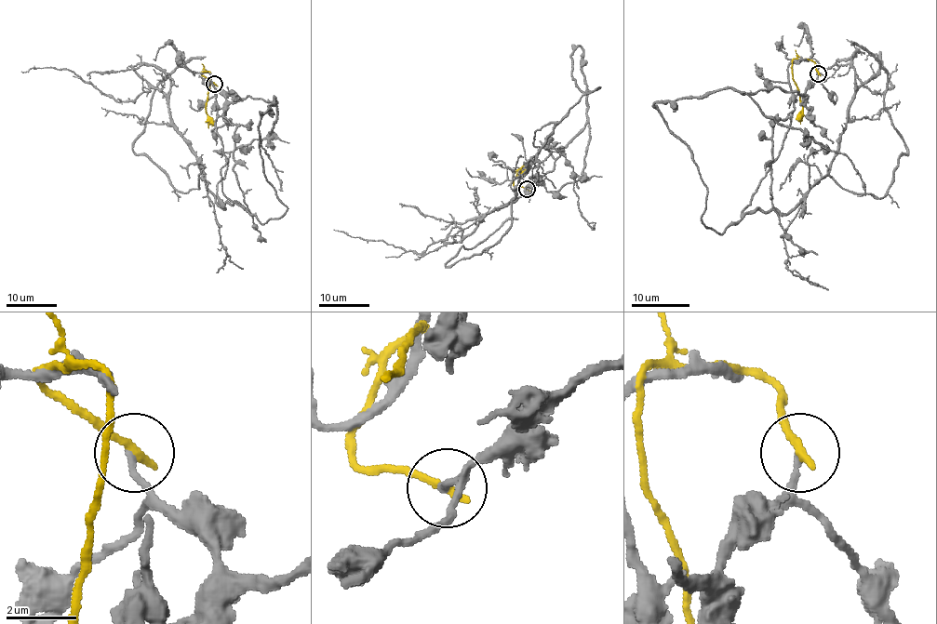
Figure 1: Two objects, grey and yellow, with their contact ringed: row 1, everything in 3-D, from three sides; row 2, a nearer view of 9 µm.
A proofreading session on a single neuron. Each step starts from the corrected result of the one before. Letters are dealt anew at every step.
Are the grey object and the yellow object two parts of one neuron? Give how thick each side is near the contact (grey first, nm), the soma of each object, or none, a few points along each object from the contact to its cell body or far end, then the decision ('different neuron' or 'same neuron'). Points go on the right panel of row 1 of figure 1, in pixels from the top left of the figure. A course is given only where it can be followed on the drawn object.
calibres 200 and 280 nm; soma grey none; soma yellow none; course grey (818, 73), (803, 93), (654, 104), (708, 227), (787, 213), (826, 172), (863, 82), (891, 86), (864, 59); course yellow (818, 73), (812, 61), (792, 61), (792, 74), (800, 100), (802, 116), (799, 122); different neuron

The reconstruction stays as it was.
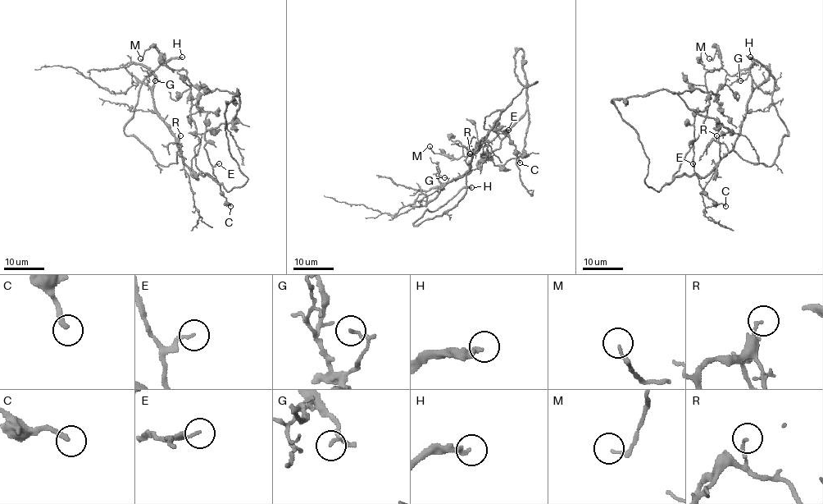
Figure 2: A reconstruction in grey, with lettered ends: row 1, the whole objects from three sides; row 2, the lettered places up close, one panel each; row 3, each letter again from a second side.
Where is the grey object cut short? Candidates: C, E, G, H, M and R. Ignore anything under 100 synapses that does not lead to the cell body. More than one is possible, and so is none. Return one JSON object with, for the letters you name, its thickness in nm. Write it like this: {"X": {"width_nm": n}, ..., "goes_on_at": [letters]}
{"H": {"width_nm": 240}, "goes_on_at": ["H"]}

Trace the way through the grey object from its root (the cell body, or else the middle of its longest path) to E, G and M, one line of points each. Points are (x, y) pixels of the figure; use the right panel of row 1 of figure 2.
E: (653, 189), (659, 190), (672, 180), (685, 153), (698, 135), (709, 105), (694, 117), (693, 163)
G: (653, 189), (659, 190), (684, 175), (705, 176), (732, 148), (751, 95), (751, 75), (740, 80)
M: (653, 189), (672, 180), (698, 135), (709, 105), (705, 75), (722, 66), (716, 47), (709, 58)

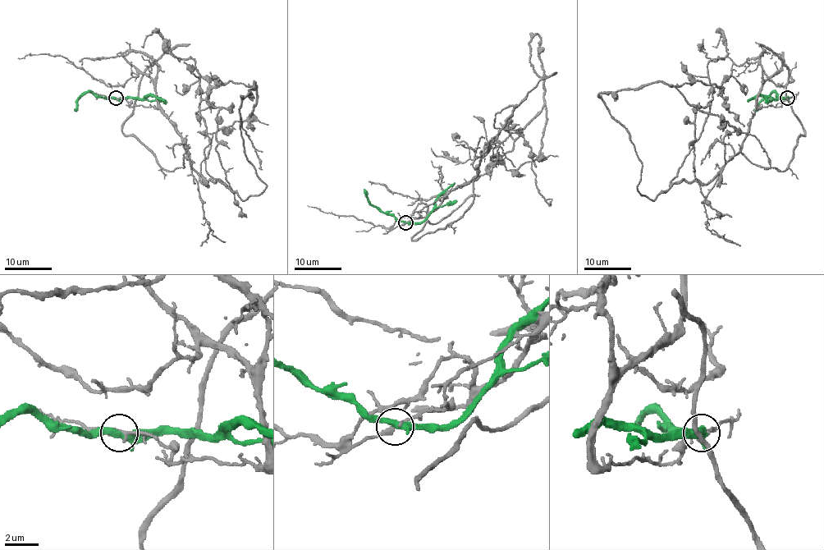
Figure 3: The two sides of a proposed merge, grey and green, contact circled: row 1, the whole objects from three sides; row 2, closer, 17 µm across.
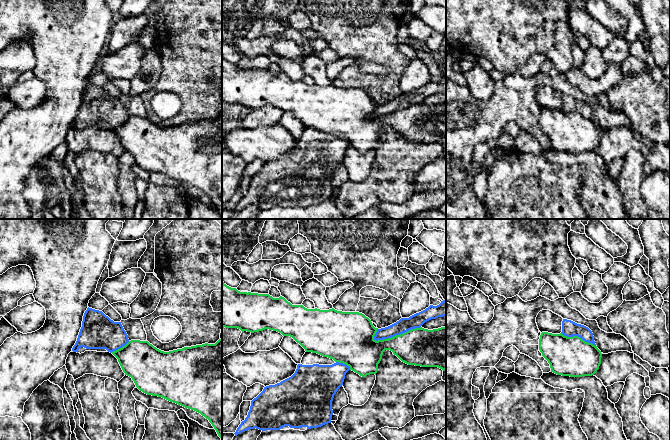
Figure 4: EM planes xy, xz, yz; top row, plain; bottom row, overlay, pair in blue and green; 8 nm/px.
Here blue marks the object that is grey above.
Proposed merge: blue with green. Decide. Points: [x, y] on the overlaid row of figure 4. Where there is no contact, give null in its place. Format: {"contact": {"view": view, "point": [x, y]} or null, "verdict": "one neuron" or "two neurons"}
{"contact": {"view": "xz", "point": [396, 334]}, "verdict": "two neurons"}

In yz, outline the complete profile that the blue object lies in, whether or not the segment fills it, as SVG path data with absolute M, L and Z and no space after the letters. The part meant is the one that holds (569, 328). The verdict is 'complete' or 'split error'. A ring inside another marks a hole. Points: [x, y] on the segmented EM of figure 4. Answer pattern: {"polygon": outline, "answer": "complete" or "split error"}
{"polygon": "M563 319L561 333L567 337L578 336L585 342L592 343L596 346L592 331L588 327L571 320Z", "answer": "complete"}

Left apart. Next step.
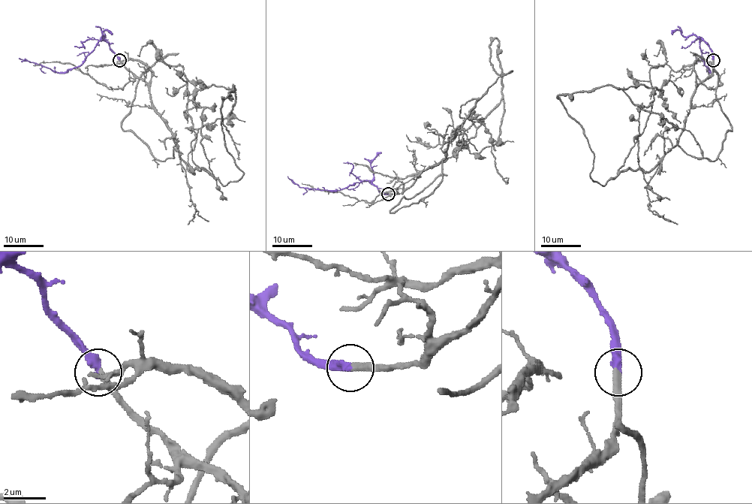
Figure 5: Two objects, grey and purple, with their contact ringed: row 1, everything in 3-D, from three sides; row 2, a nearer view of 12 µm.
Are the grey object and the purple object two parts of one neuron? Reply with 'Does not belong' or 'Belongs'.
Belongs

